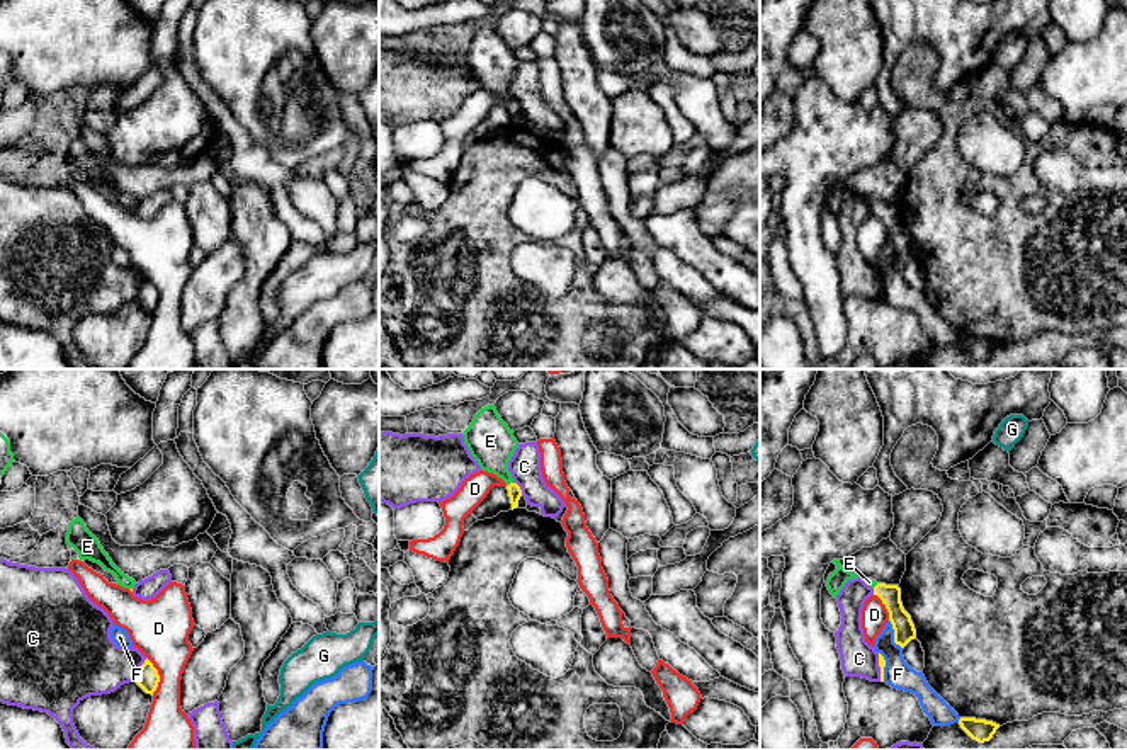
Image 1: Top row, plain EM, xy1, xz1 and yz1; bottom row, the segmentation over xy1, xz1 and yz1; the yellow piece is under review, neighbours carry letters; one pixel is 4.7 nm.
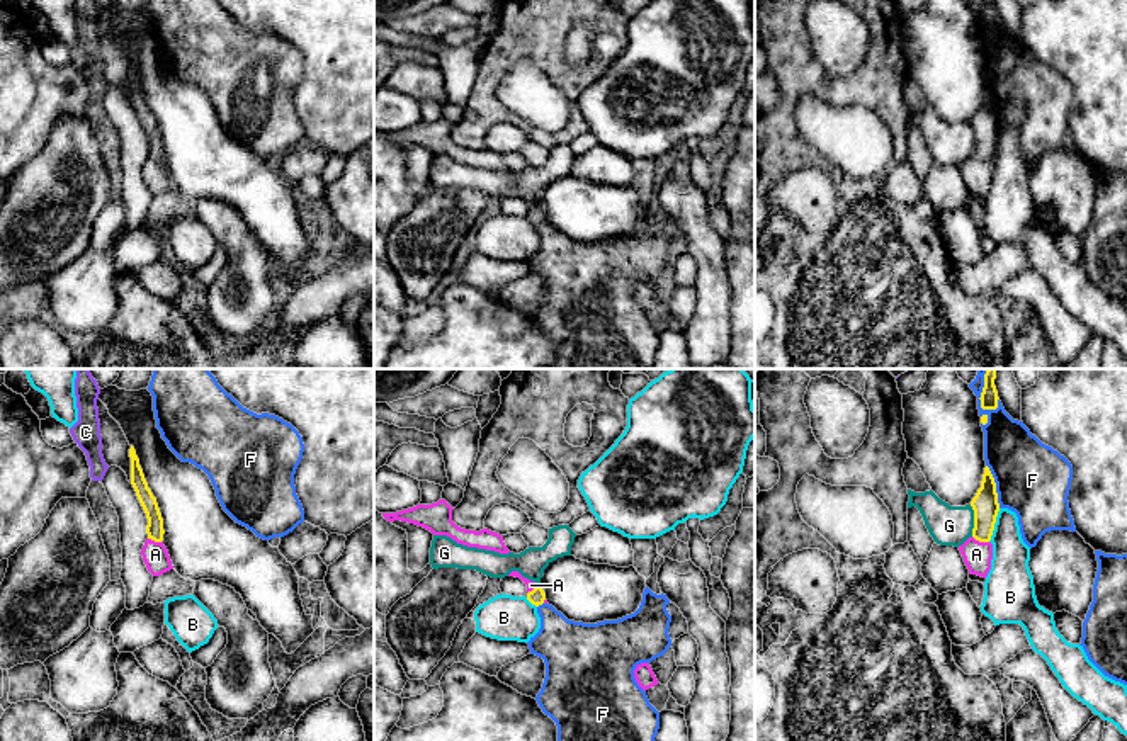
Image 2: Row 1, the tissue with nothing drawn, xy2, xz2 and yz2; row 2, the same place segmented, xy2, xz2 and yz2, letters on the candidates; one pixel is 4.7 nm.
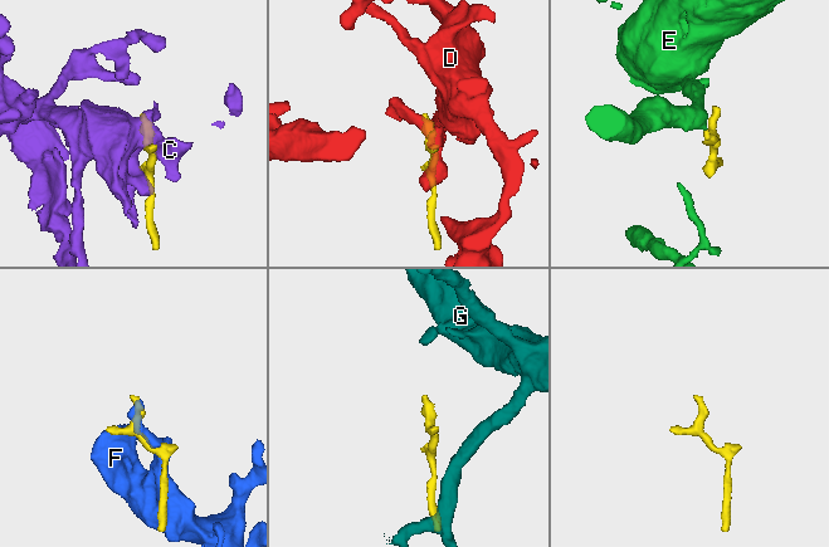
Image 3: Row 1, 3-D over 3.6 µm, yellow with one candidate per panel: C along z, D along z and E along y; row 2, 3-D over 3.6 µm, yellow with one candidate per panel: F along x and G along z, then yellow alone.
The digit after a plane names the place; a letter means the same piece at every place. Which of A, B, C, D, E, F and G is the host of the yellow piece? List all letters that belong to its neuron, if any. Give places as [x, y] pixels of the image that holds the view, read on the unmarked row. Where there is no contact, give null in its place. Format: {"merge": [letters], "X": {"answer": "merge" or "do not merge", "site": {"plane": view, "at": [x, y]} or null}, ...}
{"merge": ["E"], "A": {"answer": "do not merge", "site": {"plane": "yz2", "at": [981, 160]}}, "B": {"answer": "do not merge", "site": {"plane": "yz2", "at": [993, 145]}}, "C": {"answer": "do not merge", "site": {"plane": "xy1", "at": [140, 289]}}, "D": {"answer": "do not merge", "site": {"plane": "xy1", "at": [158, 295]}}, "E": {"answer": "merge", "site": {"plane": "xz1", "at": [510, 102]}}, "F": {"answer": "do not merge", "site": {"plane": "yz2", "at": [981, 21]}}, "G": {"answer": "do not merge", "site": {"plane": "yz2", "at": [974, 140]}}}

